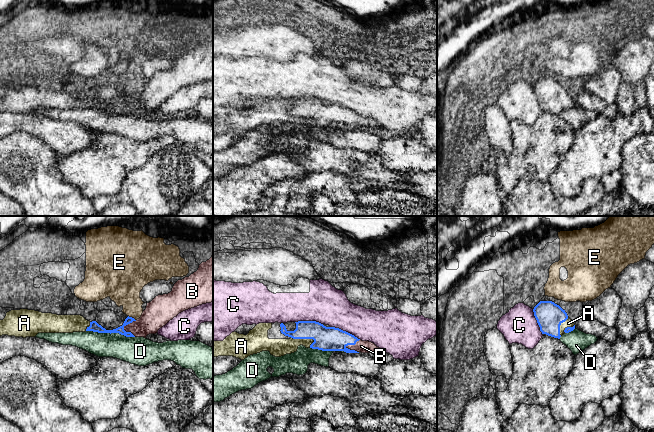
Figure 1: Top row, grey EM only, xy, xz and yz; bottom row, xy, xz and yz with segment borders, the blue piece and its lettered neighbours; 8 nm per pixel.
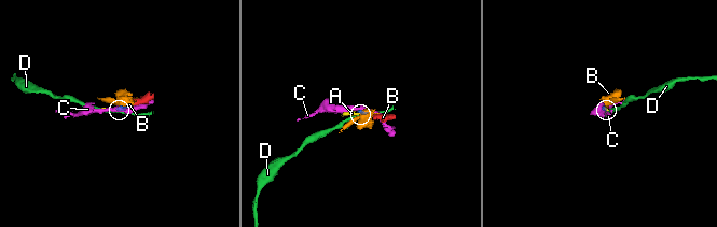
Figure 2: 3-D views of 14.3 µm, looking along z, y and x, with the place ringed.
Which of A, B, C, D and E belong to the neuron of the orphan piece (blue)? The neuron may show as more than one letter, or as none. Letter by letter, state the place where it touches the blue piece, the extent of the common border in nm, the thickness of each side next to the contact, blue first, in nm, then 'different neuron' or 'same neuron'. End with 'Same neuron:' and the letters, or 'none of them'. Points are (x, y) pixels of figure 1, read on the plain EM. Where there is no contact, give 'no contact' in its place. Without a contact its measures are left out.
A: xz (303, 114) | 190 nm | 190/140 nm | same neuron
B: xz (352, 120) | 140 nm | 190/100 nm | same neuron
C: xz (345, 107) | 260 nm | 190/300 nm | different neuron
D: xy (110, 109) | 400 nm | 80/220 nm | different neuron
E: xy (131, 93) | 80 nm | 60/280 nm | different neuron
Same neuron: A, B

